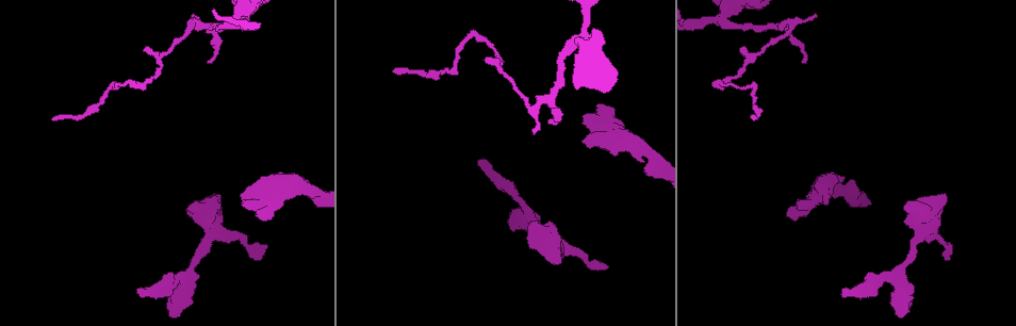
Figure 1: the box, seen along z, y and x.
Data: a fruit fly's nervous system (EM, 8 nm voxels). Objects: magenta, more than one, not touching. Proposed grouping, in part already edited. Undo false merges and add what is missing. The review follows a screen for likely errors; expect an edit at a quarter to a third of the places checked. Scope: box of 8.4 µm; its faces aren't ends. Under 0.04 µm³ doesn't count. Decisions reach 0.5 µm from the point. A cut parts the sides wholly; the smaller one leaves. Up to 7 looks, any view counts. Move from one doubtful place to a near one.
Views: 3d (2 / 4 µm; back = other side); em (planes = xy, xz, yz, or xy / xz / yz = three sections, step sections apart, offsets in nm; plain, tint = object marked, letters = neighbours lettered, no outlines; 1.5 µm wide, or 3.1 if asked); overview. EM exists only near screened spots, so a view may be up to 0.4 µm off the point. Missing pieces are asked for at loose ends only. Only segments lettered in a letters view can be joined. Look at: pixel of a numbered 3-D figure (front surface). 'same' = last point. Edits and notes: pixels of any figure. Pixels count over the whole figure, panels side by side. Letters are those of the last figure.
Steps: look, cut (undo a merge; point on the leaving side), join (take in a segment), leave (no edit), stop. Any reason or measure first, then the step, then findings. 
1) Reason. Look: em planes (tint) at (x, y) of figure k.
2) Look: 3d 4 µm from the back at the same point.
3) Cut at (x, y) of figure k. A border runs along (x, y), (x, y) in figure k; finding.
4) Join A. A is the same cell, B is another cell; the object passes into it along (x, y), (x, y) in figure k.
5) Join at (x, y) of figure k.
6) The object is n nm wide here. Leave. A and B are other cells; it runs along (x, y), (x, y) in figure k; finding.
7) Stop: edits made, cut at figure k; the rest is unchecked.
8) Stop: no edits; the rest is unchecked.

Free end. Look: em xy step 8 (letters) at (947, 243) of figure 1.

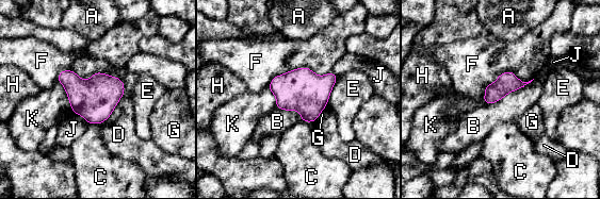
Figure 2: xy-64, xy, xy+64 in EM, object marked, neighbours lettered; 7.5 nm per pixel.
The object is 160 nm wide here. Leave. A, B, C, D, E, F, G, H, J and K are other cells; a border runs along (71, 69), (123, 82), (103, 122) in figure 2; no lettered segment goes on from it.

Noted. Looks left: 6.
An open end. Look: 3d 2 µm from the back at (260, 216) of figure 1.

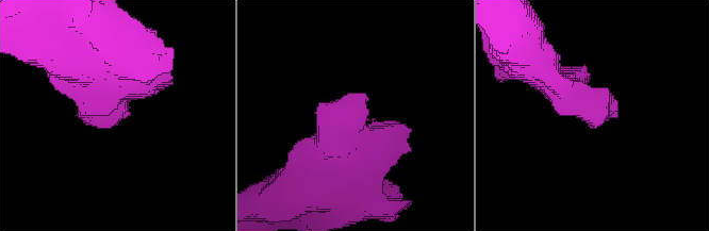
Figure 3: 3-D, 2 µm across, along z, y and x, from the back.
Shape alone is not enough. Look: em xy step 8 (tint) at (614, 112) of figure 3.

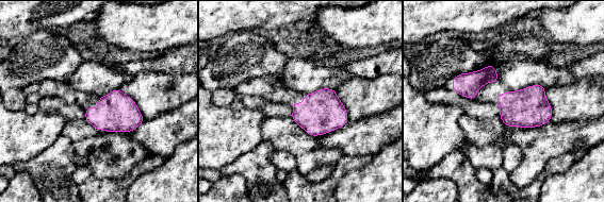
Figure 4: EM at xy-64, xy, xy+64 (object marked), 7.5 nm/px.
Look: em planes (letters) at the same point.

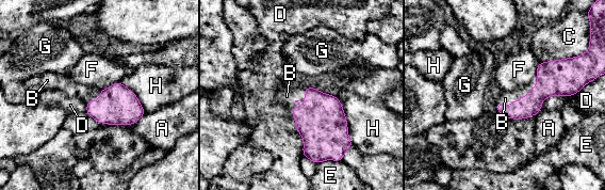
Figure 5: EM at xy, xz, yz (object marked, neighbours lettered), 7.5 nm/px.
Join B. B is the same cell, A, C, D, E, F, G and H are other cells; the object passes into it along (530, 105), (516, 103), (505, 98) in figure 5; it goes on there.

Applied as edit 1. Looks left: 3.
Look: overview.

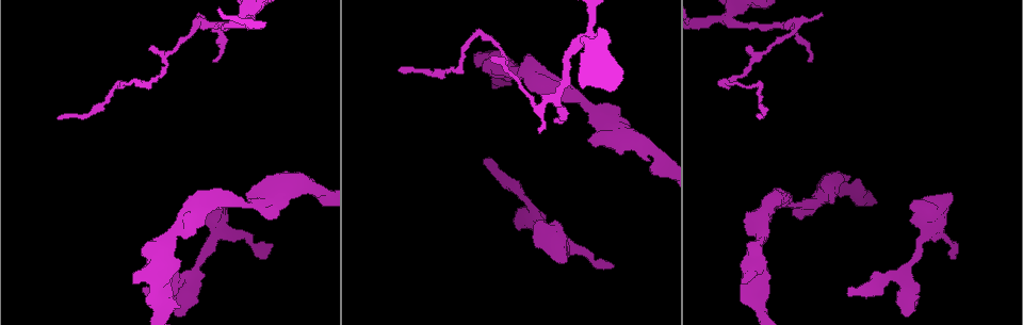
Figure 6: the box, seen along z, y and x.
Look: 3d 4 µm at (175, 315) of figure 6.

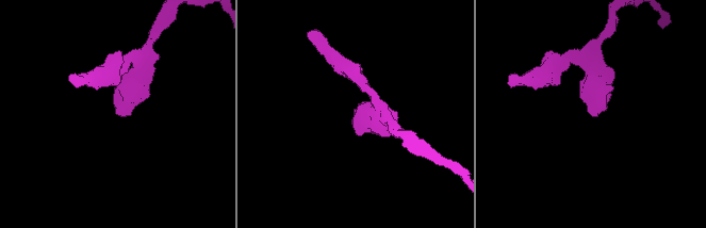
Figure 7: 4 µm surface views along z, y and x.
Now the EM. Look: em yz step 4 (letters) at (119, 115) of figure 7.

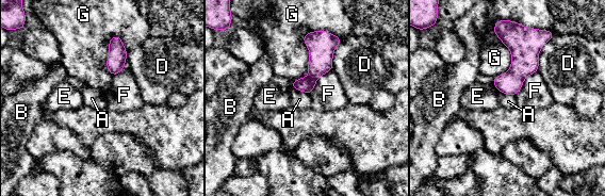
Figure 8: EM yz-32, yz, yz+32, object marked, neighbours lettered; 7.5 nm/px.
Leave. A, B, D, E, F and G are other cells; a border runs along (291, 85), (309, 94) in figure 8; no lettered segment goes on from it.

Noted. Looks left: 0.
Stop: edits made, join at figure 5; the rest is unchecked.

